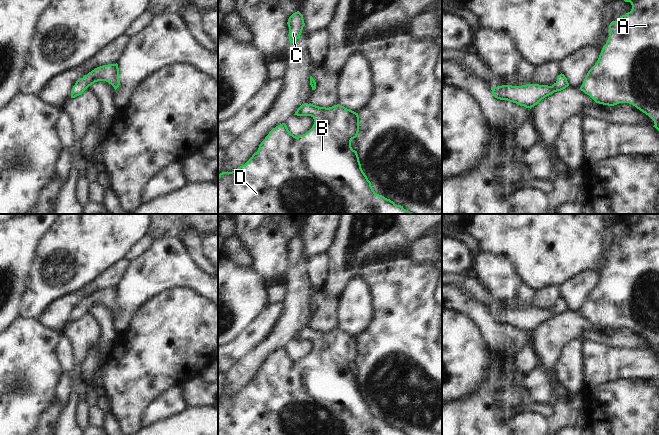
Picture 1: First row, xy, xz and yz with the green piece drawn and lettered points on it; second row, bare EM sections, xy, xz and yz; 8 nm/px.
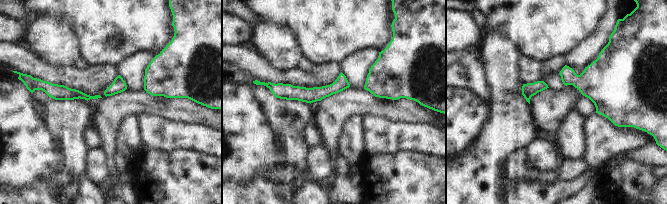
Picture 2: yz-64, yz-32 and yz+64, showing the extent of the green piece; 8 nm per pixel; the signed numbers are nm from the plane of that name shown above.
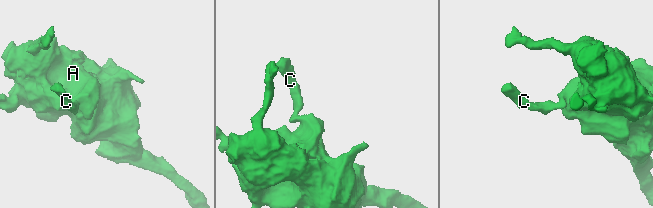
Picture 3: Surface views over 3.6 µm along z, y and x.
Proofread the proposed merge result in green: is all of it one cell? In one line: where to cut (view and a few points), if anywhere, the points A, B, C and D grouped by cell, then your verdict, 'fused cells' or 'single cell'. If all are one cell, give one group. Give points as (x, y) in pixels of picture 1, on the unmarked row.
cut none; groups A B C D; single cell

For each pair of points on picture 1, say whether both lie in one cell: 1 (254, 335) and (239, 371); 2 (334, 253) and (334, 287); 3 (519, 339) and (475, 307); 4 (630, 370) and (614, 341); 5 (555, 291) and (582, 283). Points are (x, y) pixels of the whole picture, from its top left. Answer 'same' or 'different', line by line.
1: different
2: same
3: same
4: different
5: different

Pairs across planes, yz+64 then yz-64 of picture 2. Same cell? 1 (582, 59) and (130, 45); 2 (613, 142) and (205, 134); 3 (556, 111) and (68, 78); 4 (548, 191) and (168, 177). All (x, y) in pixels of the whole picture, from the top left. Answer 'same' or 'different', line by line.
1: different
2: same
3: different
4: different

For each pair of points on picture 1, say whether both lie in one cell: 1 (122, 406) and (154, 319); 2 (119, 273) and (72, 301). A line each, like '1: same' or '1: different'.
1: same
2: same

